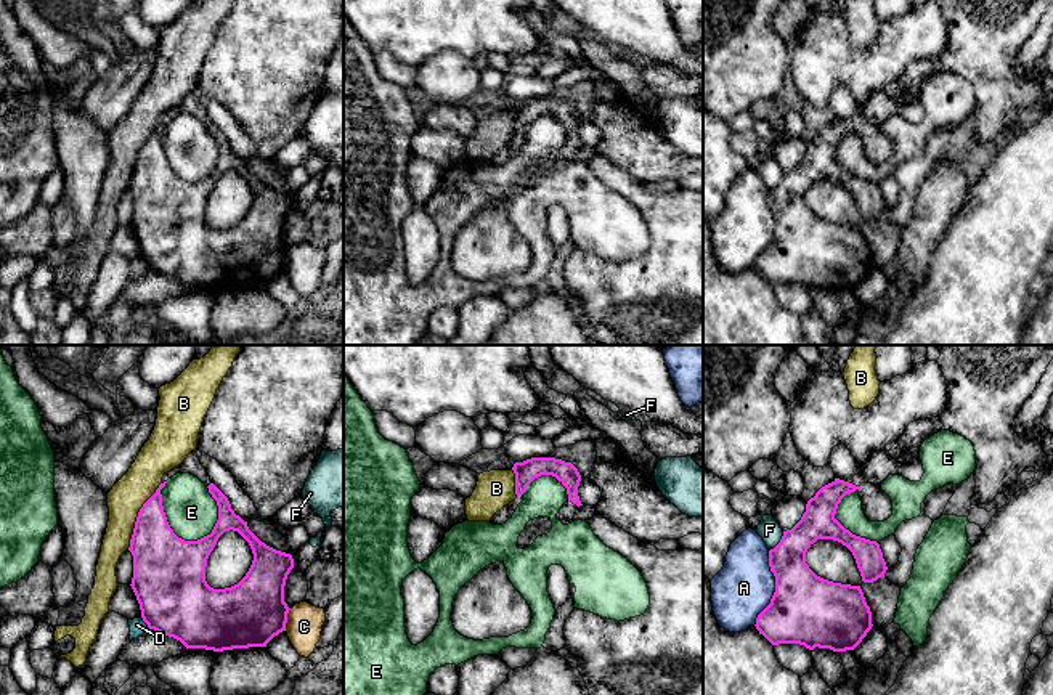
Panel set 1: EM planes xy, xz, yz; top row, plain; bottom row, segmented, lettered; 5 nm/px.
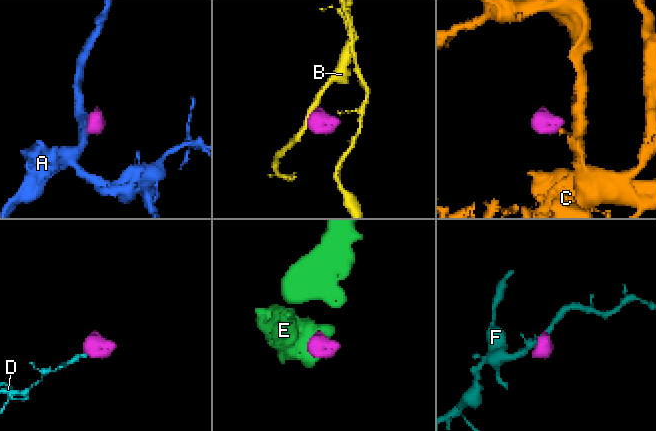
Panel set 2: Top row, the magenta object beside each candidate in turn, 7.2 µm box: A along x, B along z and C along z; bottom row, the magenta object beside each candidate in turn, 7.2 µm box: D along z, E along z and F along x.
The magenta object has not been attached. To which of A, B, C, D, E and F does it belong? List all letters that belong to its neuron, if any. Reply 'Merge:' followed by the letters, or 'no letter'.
Merge: no letter

